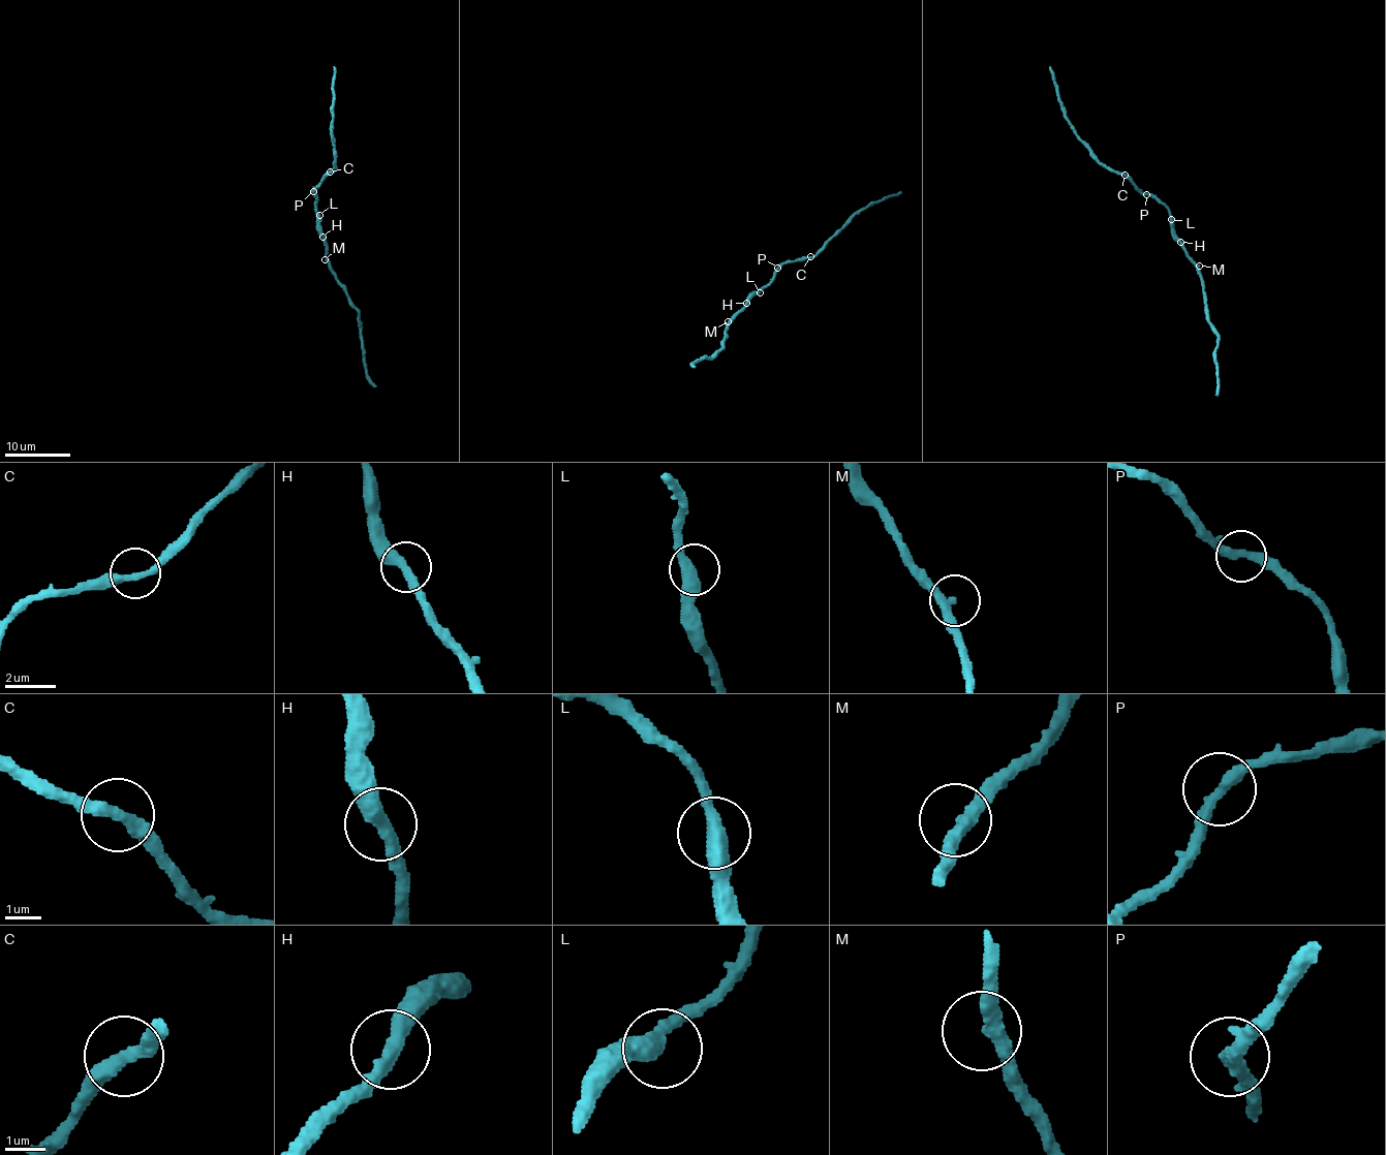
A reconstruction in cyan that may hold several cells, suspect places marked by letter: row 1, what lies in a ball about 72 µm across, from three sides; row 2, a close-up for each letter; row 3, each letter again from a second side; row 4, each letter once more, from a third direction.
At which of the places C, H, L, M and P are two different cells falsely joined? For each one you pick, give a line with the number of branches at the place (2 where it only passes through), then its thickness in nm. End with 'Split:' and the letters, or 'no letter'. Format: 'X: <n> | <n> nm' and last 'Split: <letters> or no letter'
Split: no letter

